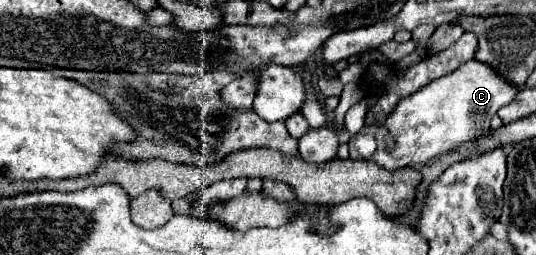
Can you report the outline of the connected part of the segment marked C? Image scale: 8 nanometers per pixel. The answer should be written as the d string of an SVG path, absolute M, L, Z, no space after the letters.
M478 60L466 62L448 76L442 76L420 90L402 98L388 114L384 124L372 126L378 140L378 150L370 156L372 162L386 170L428 164L430 160L458 150L462 144L482 138L490 132L492 116L514 100L518 88L508 84L494 68Z

